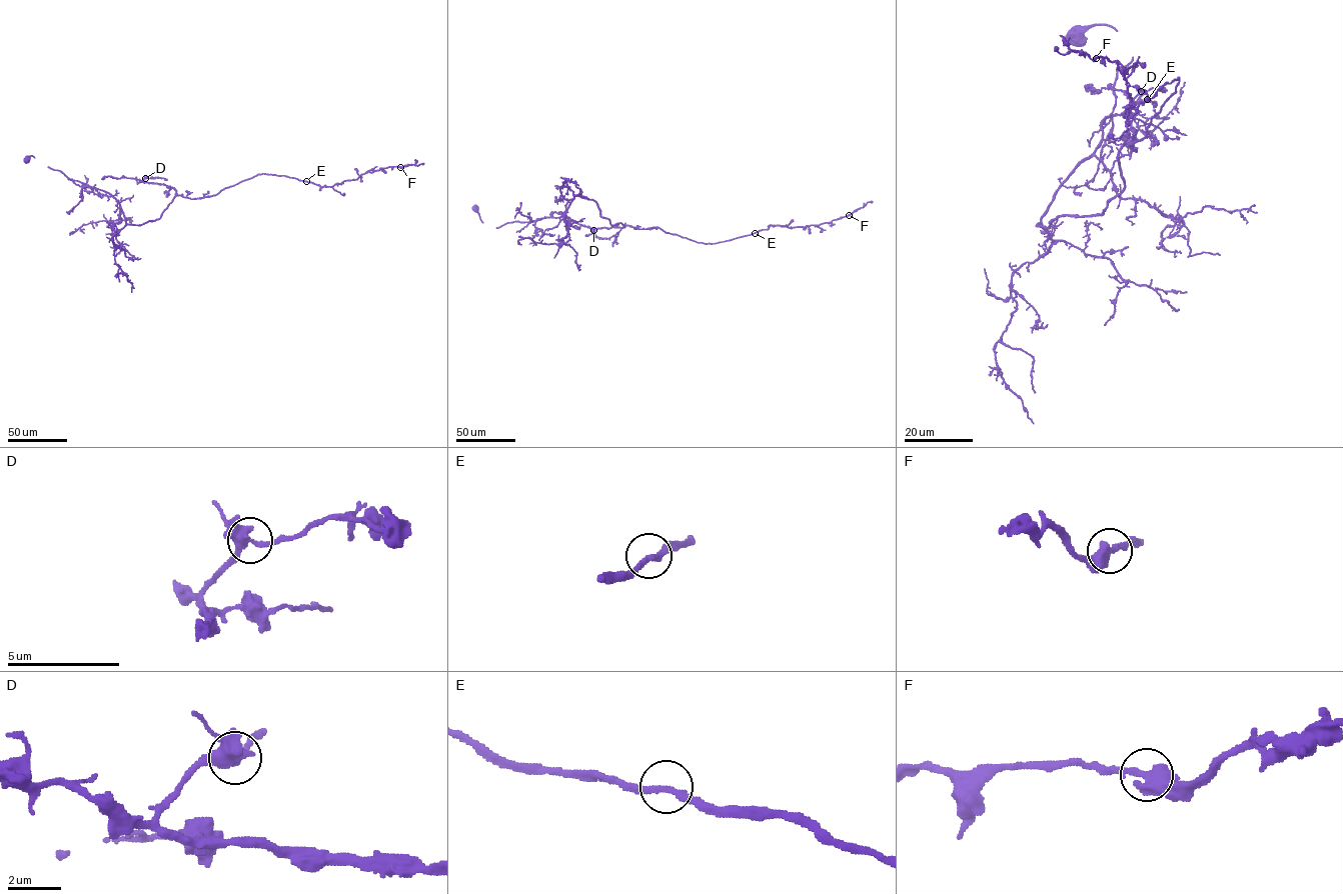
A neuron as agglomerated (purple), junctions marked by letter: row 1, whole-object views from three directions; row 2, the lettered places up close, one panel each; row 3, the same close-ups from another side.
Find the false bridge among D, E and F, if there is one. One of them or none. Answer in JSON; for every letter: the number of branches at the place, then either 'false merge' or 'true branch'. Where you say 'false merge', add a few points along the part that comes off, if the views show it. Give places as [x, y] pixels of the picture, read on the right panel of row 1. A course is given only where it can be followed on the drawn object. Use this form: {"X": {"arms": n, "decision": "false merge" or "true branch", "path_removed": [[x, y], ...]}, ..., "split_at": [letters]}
{"D": {"arms": 3, "decision": "true branch"}, "E": {"arms": 2, "decision": "true branch"}, "F": {"arms": 2, "decision": "true branch"}, "split_at": []}

